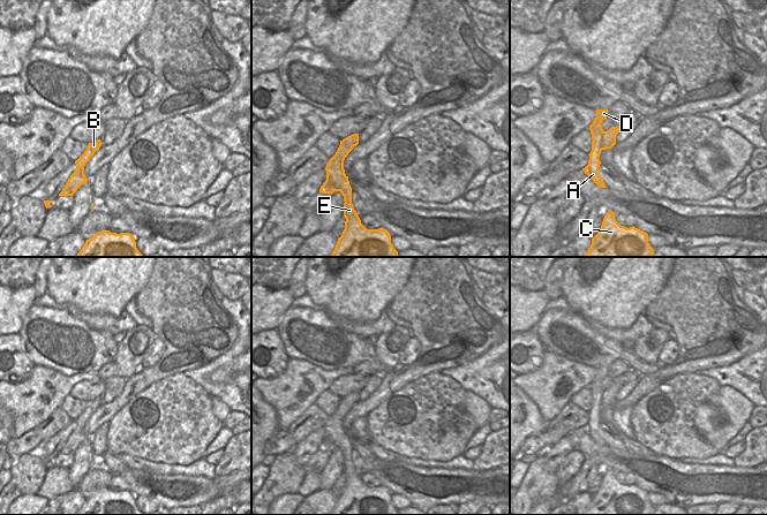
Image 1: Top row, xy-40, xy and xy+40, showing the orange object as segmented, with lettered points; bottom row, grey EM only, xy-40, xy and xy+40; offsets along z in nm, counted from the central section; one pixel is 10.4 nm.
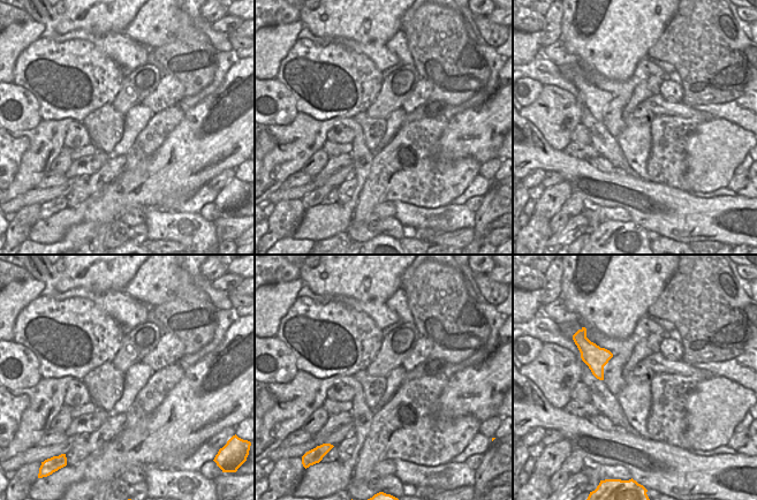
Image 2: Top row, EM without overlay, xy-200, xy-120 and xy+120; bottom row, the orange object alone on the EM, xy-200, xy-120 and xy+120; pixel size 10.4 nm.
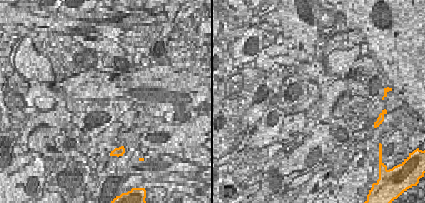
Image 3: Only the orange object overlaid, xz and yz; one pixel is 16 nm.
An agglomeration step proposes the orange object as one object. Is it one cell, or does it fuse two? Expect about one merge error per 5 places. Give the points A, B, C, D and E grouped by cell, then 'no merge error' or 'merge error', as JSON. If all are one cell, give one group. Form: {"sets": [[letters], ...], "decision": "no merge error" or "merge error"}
{"sets": [["A", "B", "C", "D", "E"]], "decision": "no merge error"}

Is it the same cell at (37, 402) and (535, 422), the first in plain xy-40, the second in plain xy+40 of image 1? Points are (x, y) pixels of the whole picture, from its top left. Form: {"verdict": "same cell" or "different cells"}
{"verdict": "different cells"}

